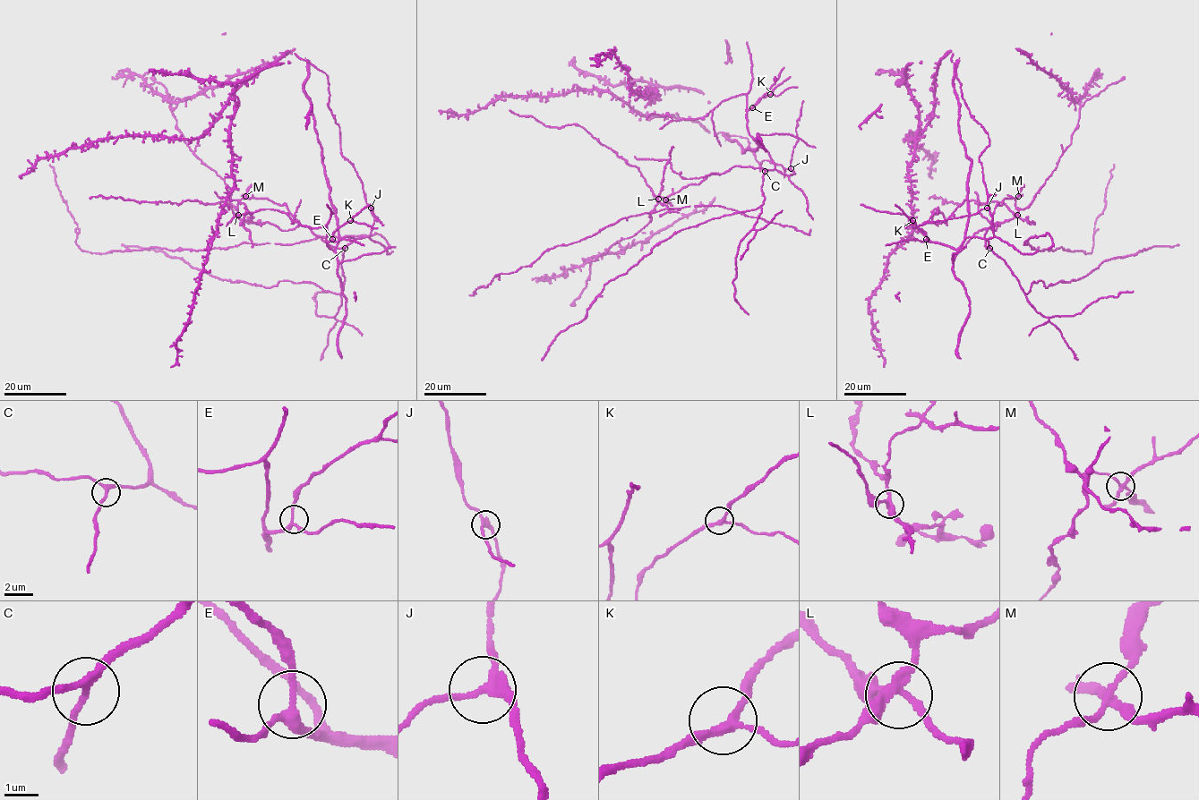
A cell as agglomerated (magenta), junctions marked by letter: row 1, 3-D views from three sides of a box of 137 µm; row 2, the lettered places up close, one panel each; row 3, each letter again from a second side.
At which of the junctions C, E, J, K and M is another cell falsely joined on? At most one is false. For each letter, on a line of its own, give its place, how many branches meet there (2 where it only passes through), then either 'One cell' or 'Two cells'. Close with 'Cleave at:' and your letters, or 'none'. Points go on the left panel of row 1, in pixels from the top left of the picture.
C: Place: (345, 248). Branches: 3. One cell
E: Place: (332, 239). Branches: 3. One cell
J: Place: (371, 208). Branches: 3. One cell
K: Place: (350, 220). Branches: 3. One cell
M: Place: (245, 196). Branches: 4. Two cells
Cleave at: M

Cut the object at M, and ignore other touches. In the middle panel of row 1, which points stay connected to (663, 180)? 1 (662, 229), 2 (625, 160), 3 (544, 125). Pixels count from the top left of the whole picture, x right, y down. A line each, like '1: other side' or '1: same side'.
1: other side
2: same side
3: same side

